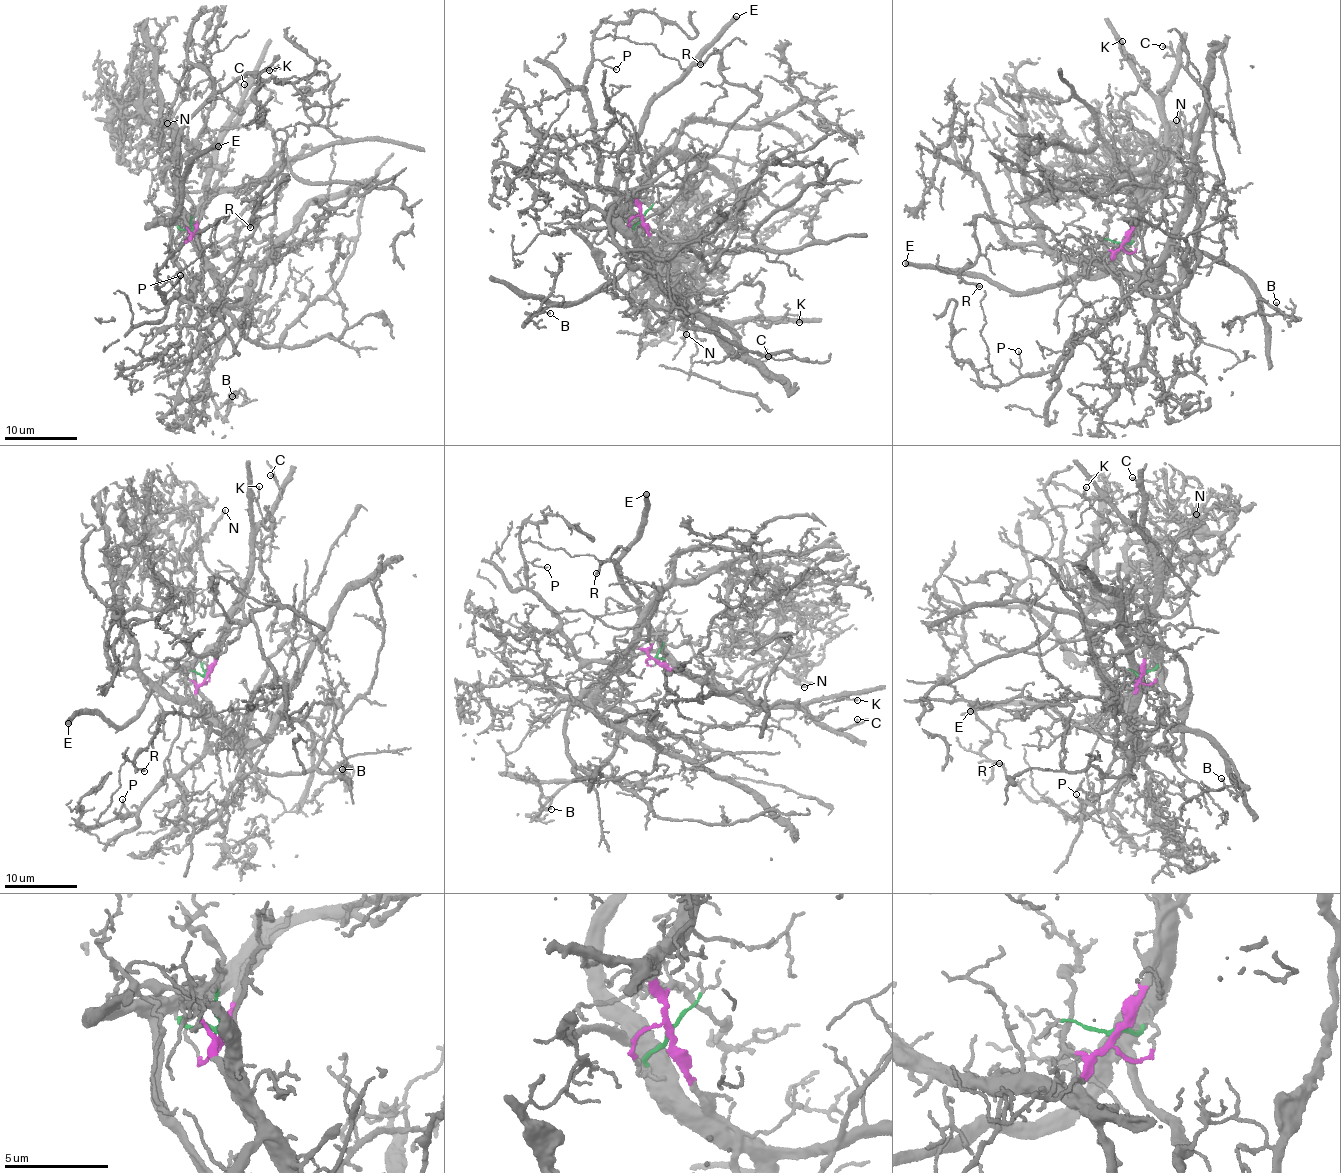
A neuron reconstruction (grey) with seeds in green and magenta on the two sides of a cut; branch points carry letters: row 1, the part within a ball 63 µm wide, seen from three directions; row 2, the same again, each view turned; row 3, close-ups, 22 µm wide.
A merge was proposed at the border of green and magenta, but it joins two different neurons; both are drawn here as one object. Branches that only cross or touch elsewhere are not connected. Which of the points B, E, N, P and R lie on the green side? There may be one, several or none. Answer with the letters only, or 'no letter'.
E

